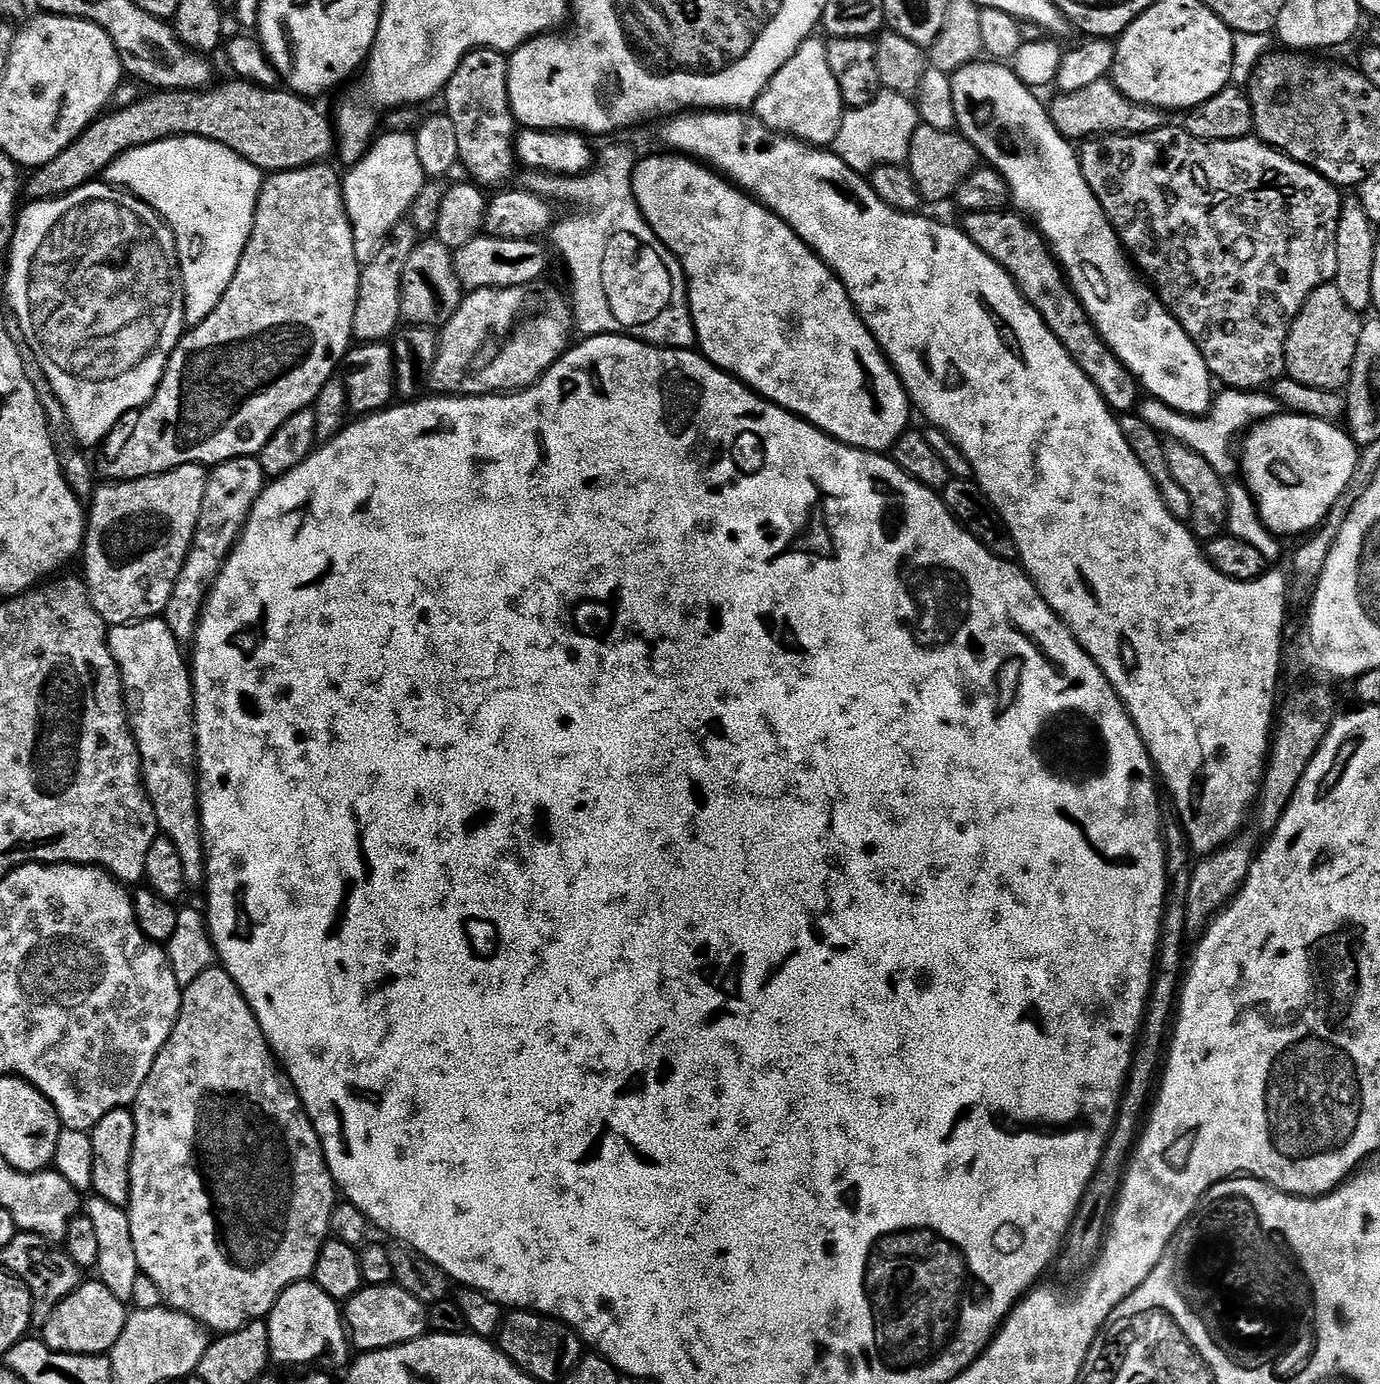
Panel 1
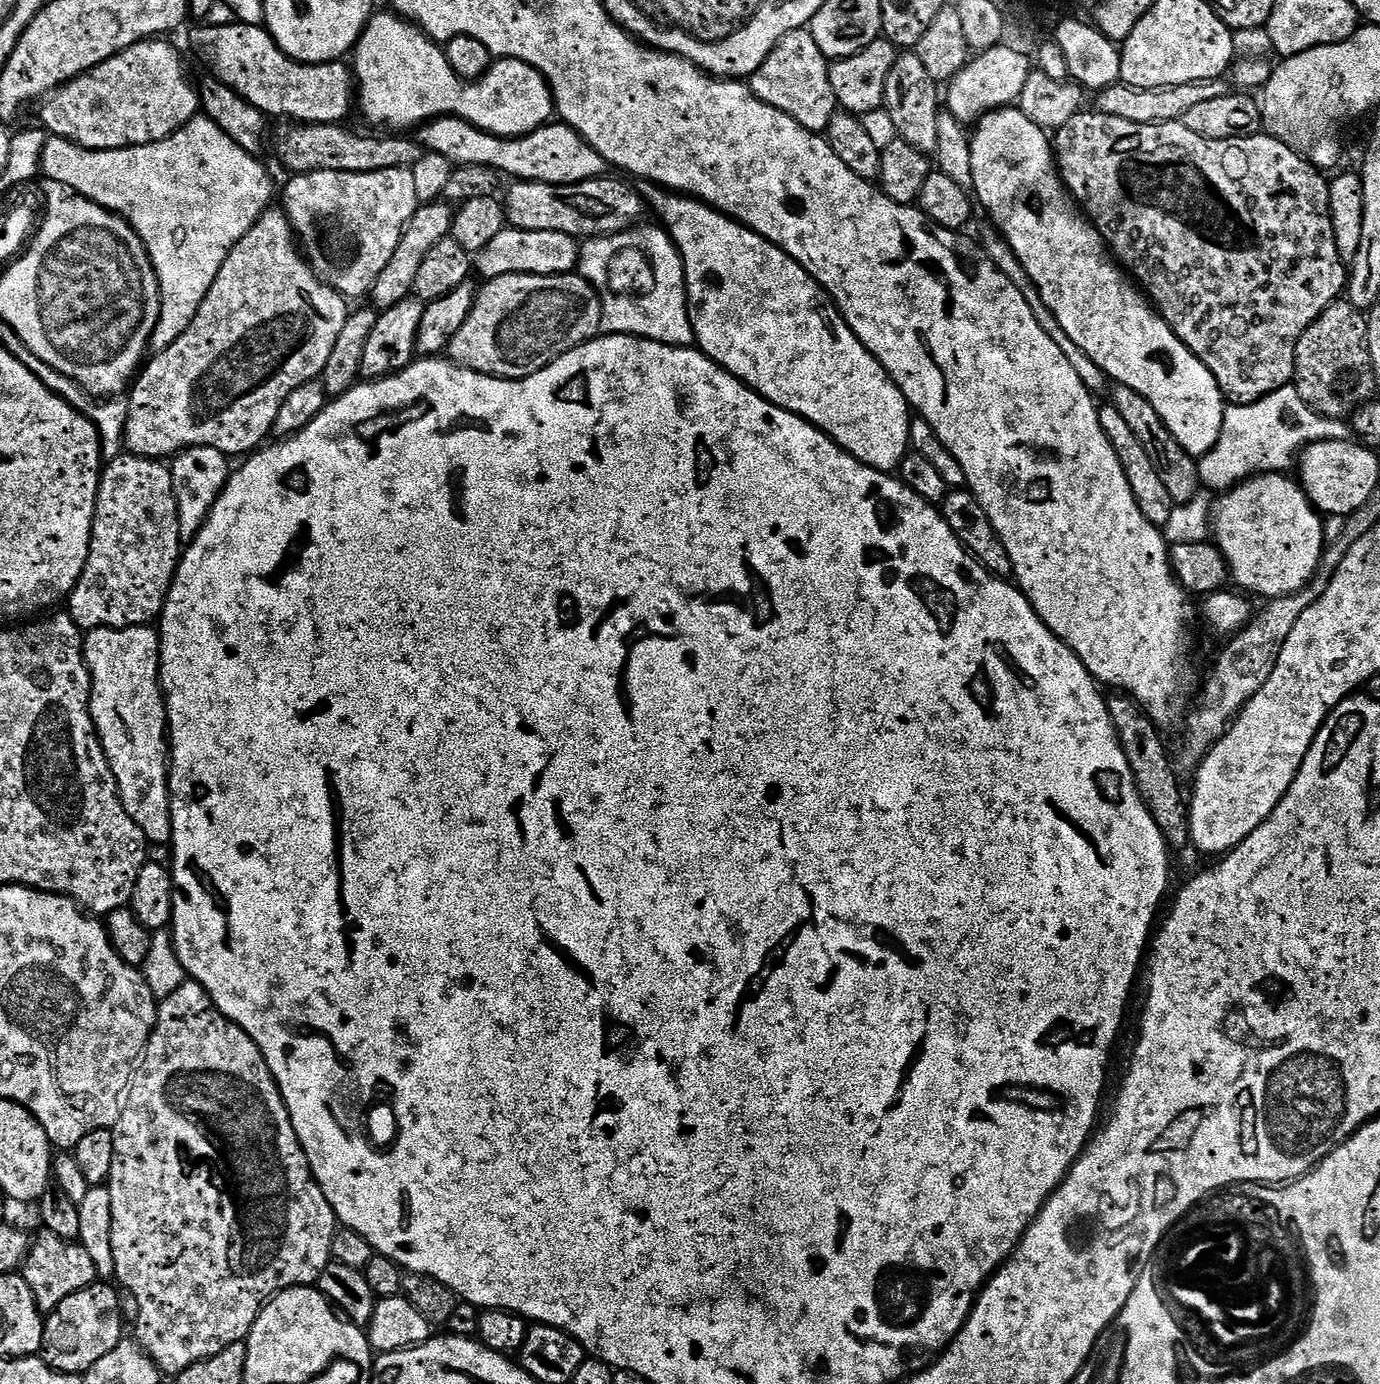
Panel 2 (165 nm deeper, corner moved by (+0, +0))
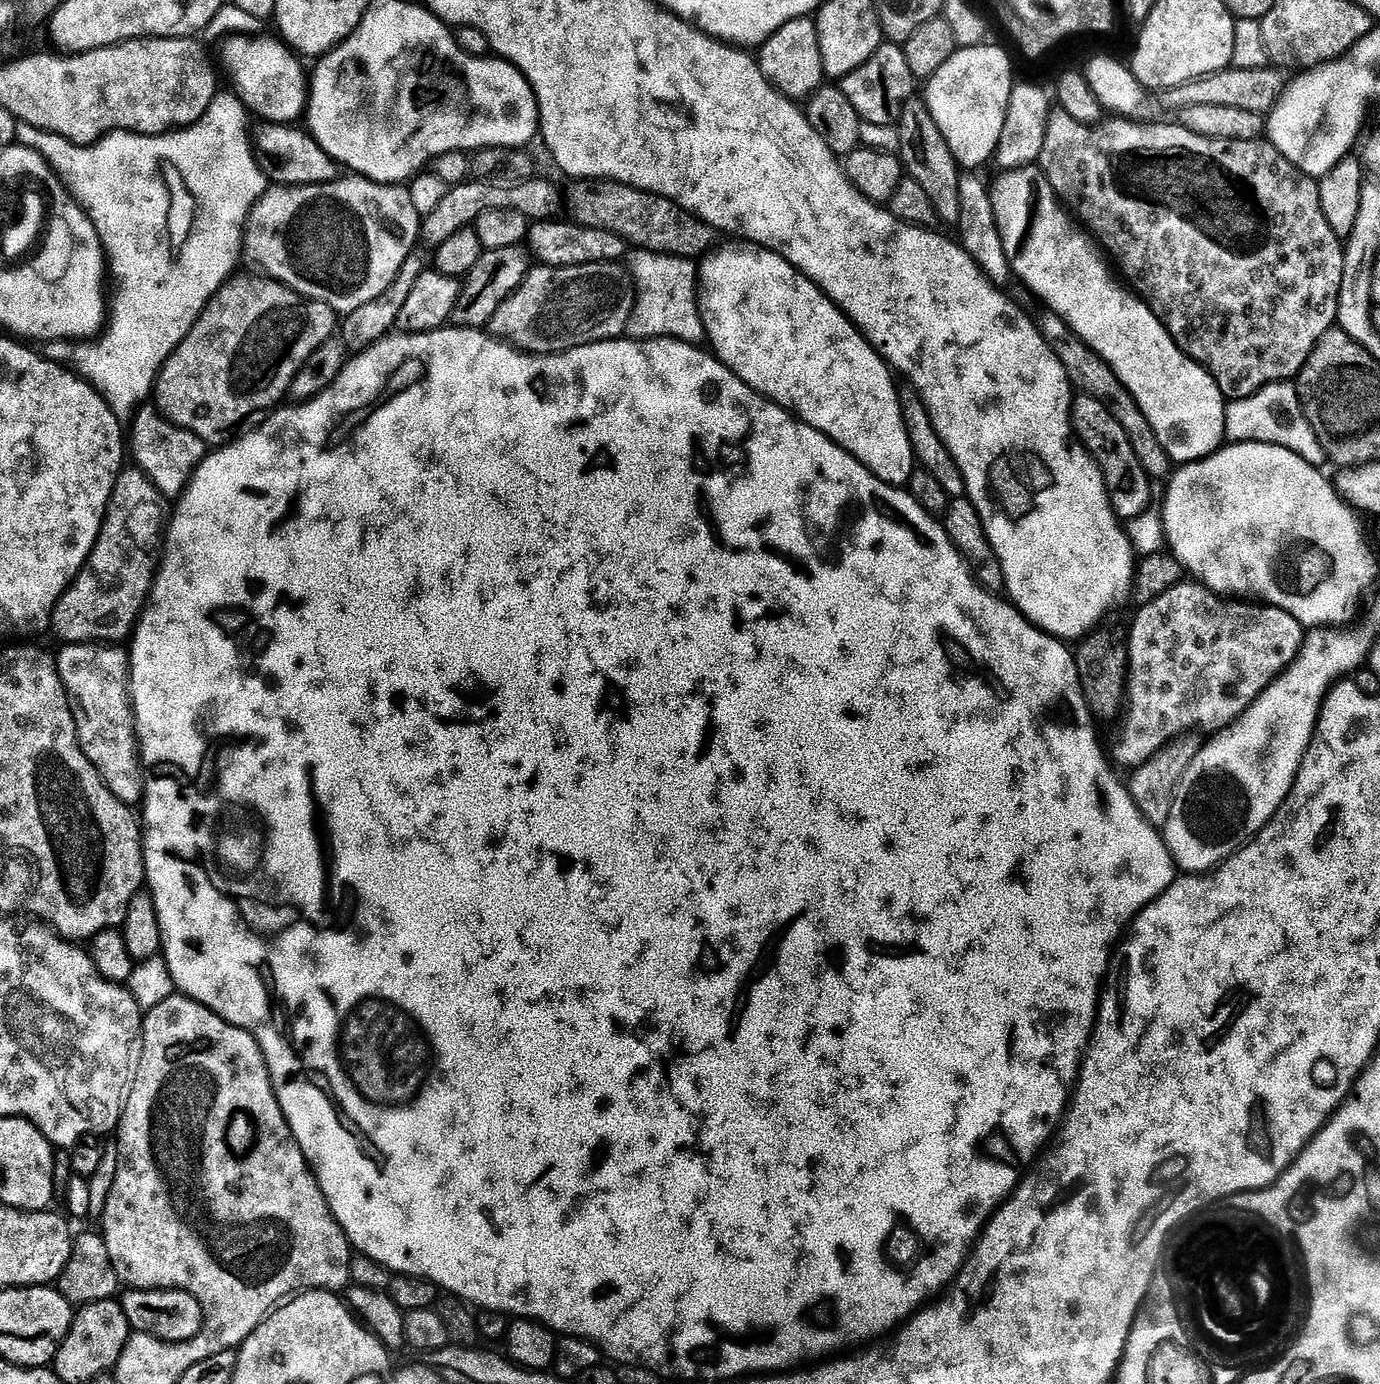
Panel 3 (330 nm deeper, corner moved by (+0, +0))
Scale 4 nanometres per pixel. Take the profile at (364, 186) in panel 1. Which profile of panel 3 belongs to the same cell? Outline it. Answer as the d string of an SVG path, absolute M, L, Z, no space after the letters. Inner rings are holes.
M348 174L346 178L337 177L324 184L290 184L287 186L269 187L252 208L251 214L248 215L248 225L244 230L244 247L243 255L248 256L260 268L265 268L267 275L285 284L291 292L296 292L305 300L317 300L326 306L330 306L332 311L337 314L347 314L356 310L366 303L374 302L388 287L394 283L396 276L399 274L403 264L413 253L414 242L419 241L422 232L422 217L418 210L414 209L413 199L410 198L409 190L405 185L380 184L374 180L369 180L365 176Z

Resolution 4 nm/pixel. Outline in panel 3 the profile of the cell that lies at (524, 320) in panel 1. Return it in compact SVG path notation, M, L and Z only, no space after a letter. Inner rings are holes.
M612 262L565 268L529 267L524 281L505 297L488 321L487 331L496 340L511 345L517 352L533 356L558 356L578 346L623 337L628 331L628 319L631 316L630 288L627 283L624 285L620 281L623 276L625 279L625 269L616 267L620 266Z

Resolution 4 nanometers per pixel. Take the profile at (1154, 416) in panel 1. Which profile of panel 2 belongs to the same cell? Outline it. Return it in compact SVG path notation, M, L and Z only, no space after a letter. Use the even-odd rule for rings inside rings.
M1292 384L1284 385L1252 404L1227 405L1221 432L1224 439L1198 462L1201 483L1207 489L1222 492L1260 469L1269 469L1266 468L1268 466L1274 466L1276 470L1283 469L1280 467L1288 458L1308 443L1349 439L1351 429L1342 423L1333 417L1322 417L1315 409L1309 408Z

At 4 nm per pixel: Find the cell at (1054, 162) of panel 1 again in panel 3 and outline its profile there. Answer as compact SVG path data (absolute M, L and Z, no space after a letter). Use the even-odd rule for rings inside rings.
M1039 167L1013 168L1001 171L1000 174L996 185L991 185L990 193L997 232L1005 248L1011 275L1016 280L1020 279L1054 315L1061 316L1068 323L1065 325L1080 339L1085 340L1105 364L1112 367L1126 390L1130 390L1142 414L1146 414L1150 426L1154 426L1158 442L1162 442L1173 462L1183 466L1191 464L1193 460L1211 456L1226 440L1226 401L1222 390L1218 390L1218 382L1214 382L1212 375L1201 364L1194 363L1174 343L1170 333L1164 329L1164 324L1139 296L1126 290L1115 275L1112 277L1108 273L1108 268L1104 265L1105 257L1074 223L1073 217L1066 211L1065 205L1058 199Z

